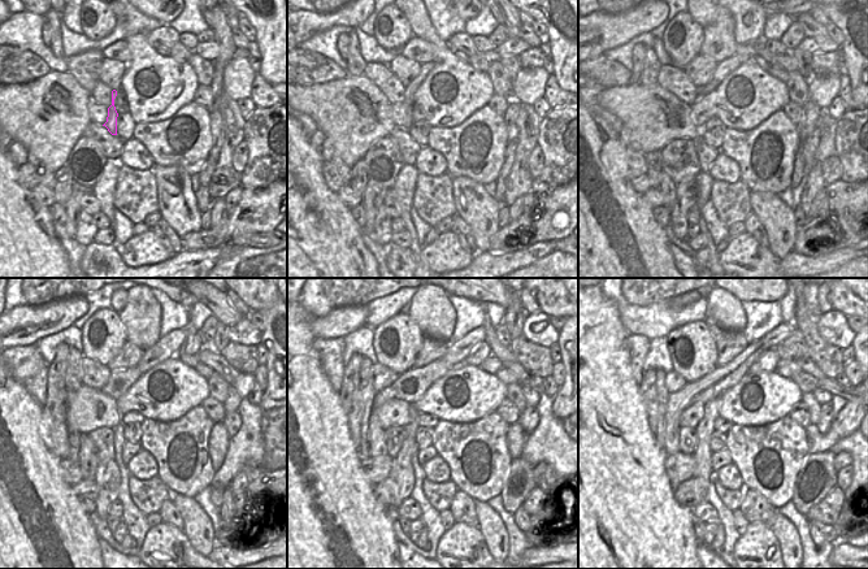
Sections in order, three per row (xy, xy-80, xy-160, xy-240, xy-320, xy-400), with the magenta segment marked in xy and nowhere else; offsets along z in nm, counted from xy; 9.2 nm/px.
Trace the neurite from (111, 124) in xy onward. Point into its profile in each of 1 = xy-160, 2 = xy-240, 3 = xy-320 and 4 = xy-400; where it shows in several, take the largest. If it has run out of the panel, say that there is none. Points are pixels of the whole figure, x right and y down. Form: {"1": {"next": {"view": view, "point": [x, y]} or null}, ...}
{"1": {"next": {"view": "xy-160", "point": [745, 53]}}, "2": {"next": {"view": "xy-240", "point": [166, 347]}}, "3": {"next": {"view": "xy-320", "point": [458, 352]}}, "4": {"next": {"view": "xy-400", "point": [772, 339]}}}

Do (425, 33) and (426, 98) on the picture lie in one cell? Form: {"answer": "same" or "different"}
{"answer": "same"}

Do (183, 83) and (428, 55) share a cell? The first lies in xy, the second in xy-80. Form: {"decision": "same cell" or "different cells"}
{"decision": "different cells"}

